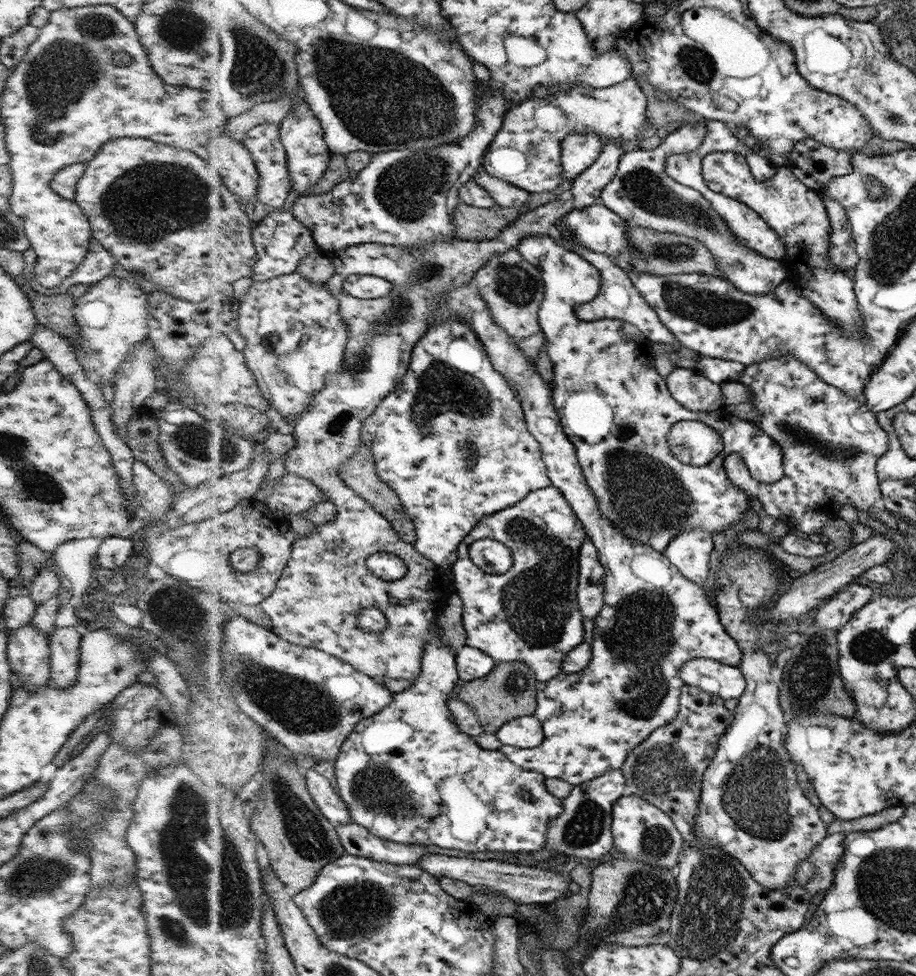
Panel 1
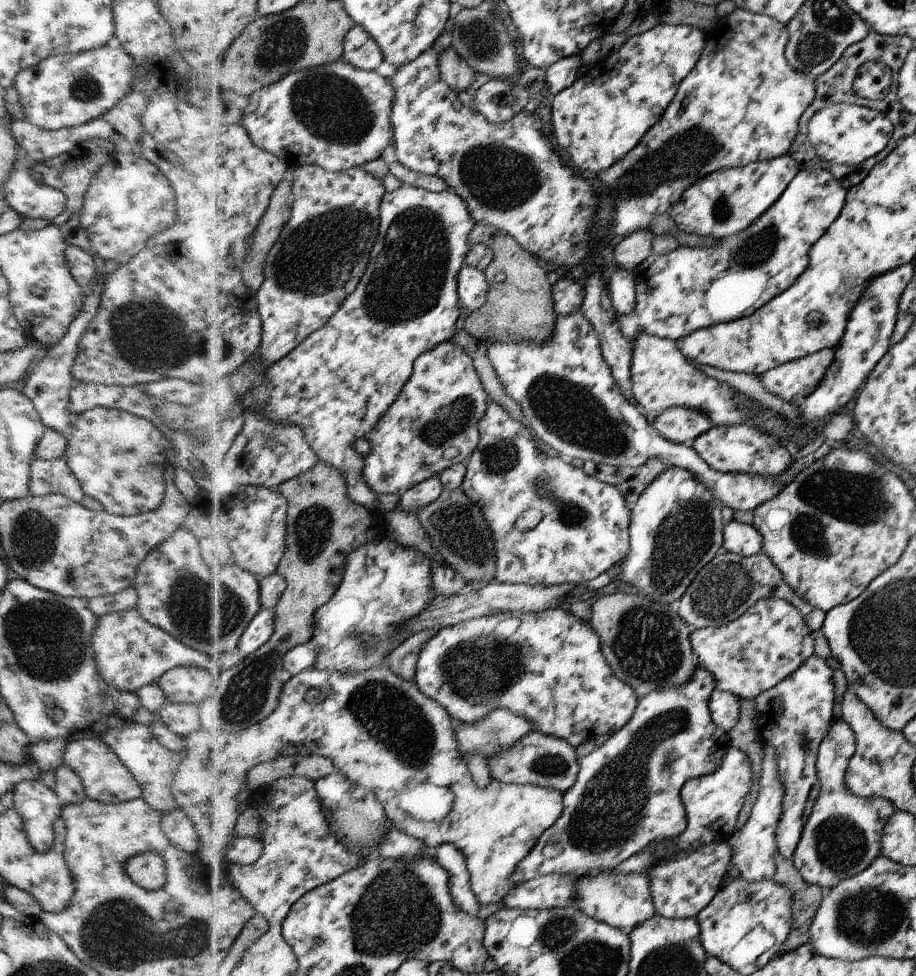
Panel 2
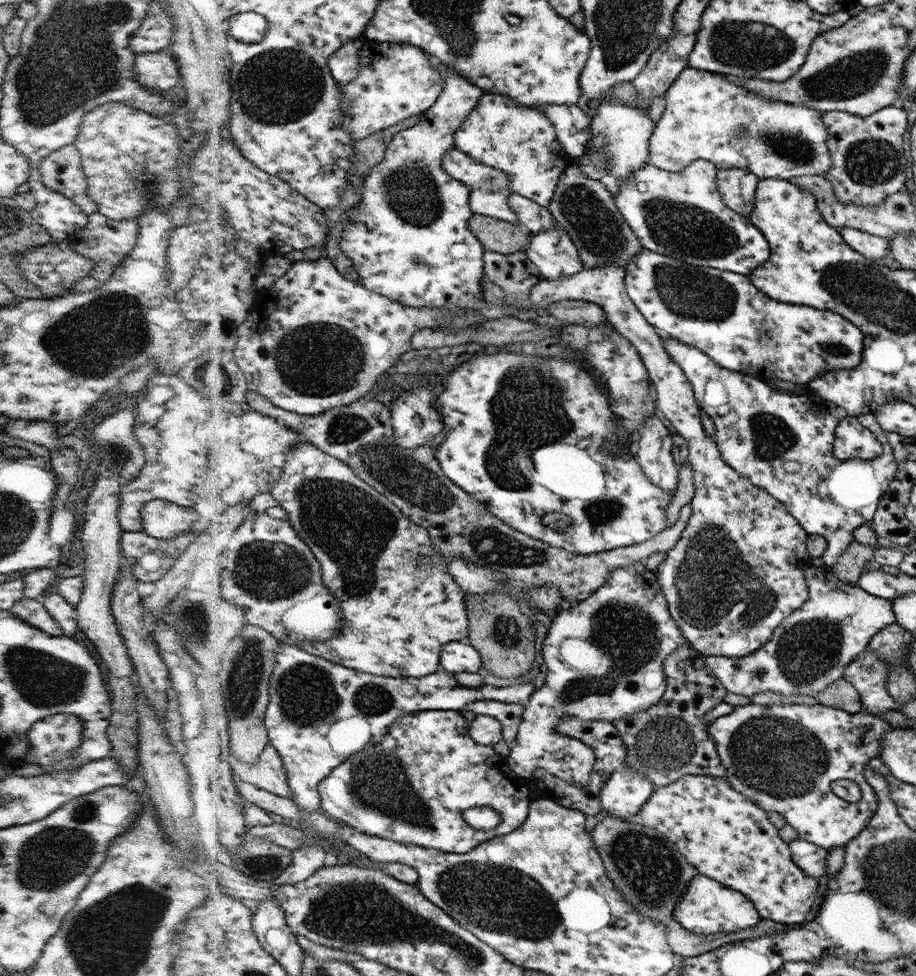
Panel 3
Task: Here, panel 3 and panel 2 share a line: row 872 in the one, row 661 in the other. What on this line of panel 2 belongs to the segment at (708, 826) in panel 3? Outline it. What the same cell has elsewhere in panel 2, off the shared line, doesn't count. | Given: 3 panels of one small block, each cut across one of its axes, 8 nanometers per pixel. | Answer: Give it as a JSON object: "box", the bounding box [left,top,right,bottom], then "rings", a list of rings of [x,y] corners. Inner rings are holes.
{"box":[692,597,815,699],"rings":[[[768,597],[755,602],[742,616],[728,624],[694,629],[692,645],[700,659],[700,668],[709,670],[717,678],[717,689],[731,692],[740,699],[755,699],[765,690],[772,689],[786,677],[796,673],[800,666],[815,654],[814,638],[801,611],[784,599]]]}

